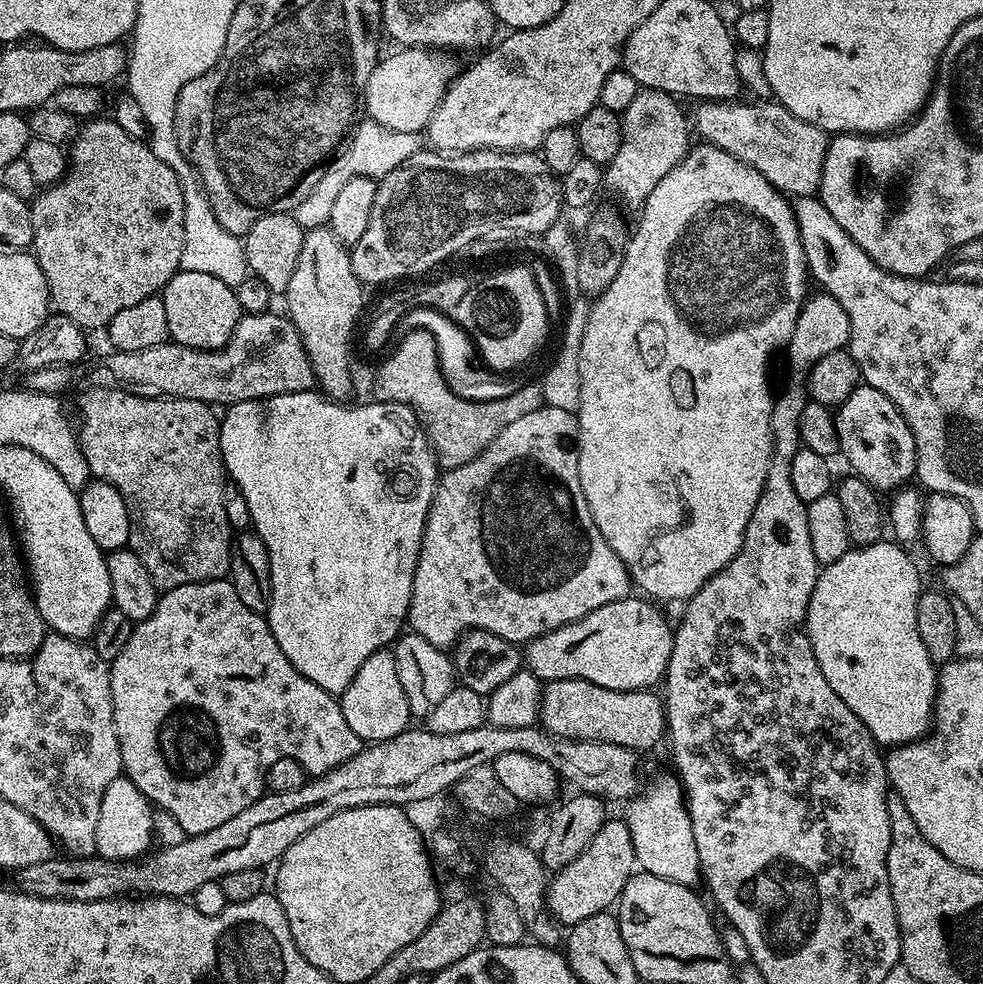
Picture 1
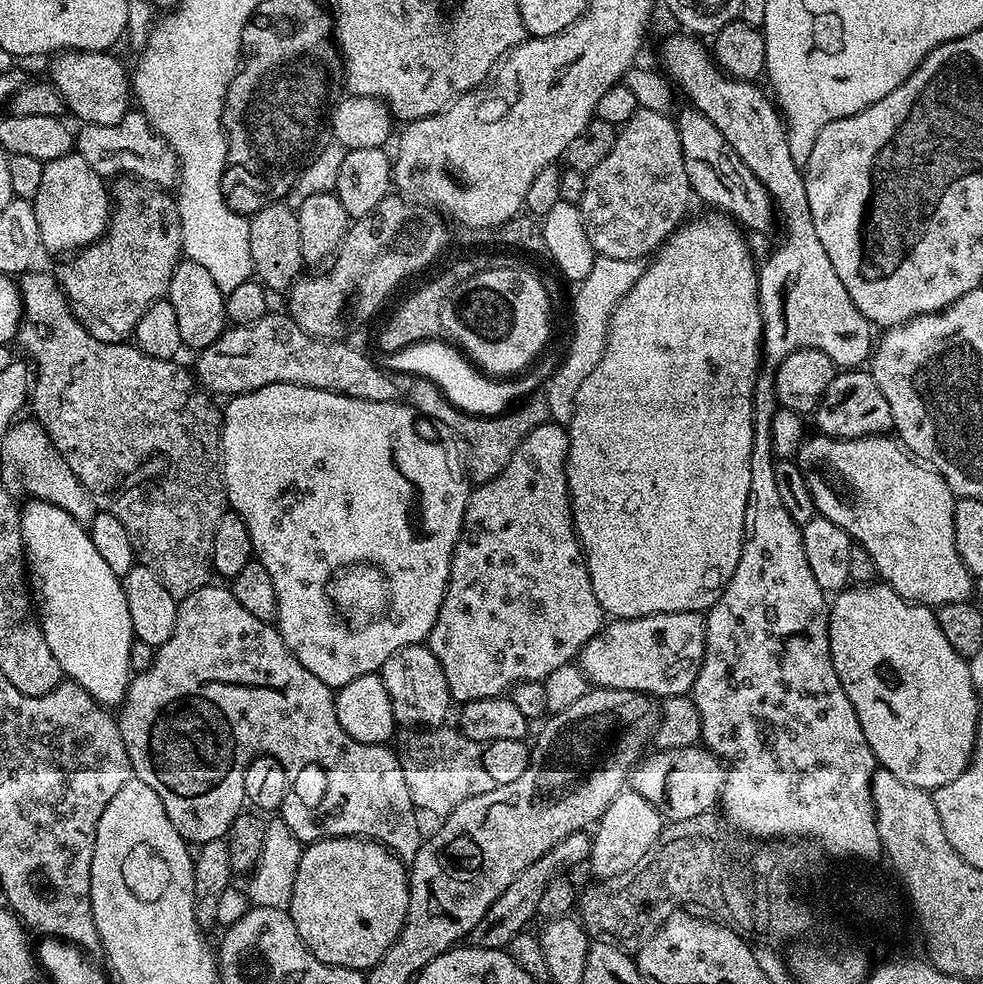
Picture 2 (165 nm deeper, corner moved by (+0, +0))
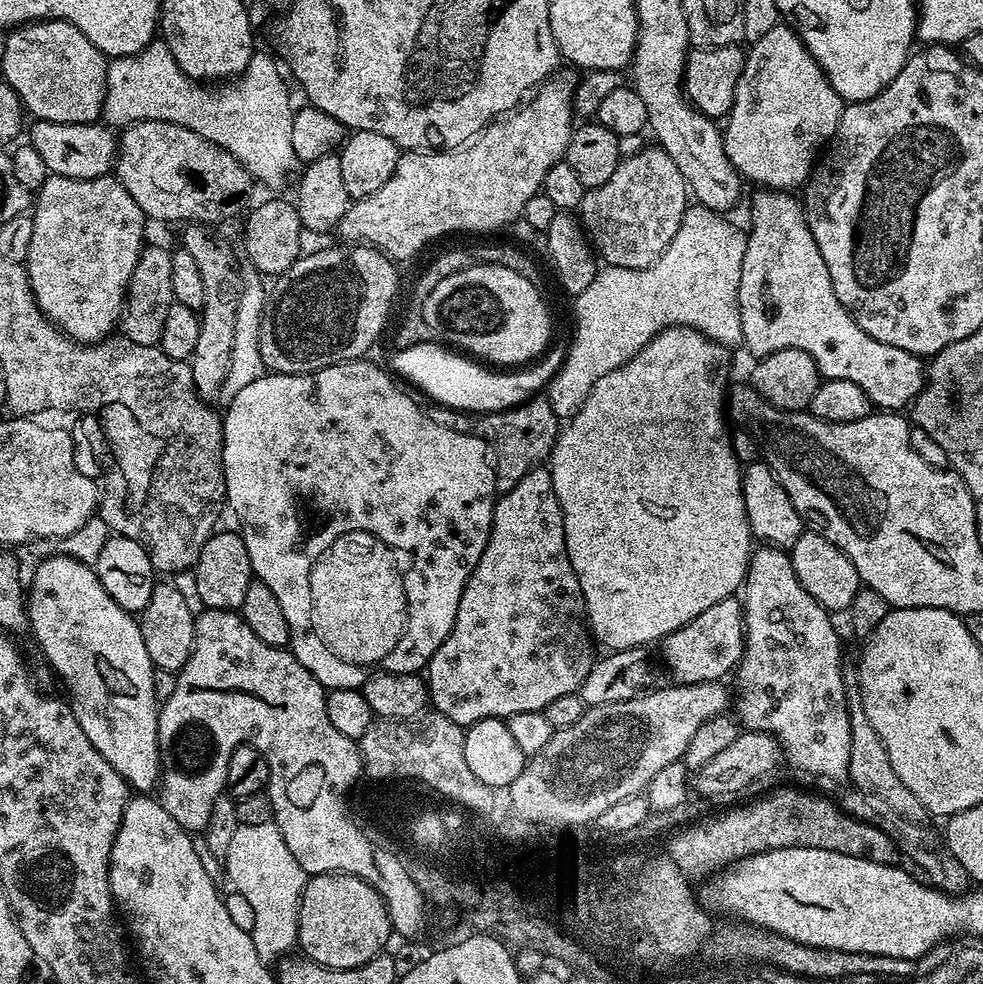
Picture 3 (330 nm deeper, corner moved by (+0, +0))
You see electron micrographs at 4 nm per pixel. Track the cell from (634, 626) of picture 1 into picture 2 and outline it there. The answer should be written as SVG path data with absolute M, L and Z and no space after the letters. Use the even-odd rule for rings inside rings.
M663 612L629 620L613 619L605 623L590 642L580 649L578 663L595 687L634 690L653 698L667 698L691 693L698 670L702 666L706 646L705 617L698 612Z

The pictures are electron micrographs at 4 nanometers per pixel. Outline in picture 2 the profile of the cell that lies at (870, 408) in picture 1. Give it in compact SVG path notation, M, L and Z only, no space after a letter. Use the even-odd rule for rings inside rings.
M840 370L834 382L821 398L816 407L814 419L821 433L839 440L862 438L863 436L879 436L893 431L890 402L886 402L886 394L878 390L878 382L874 382L871 371Z

